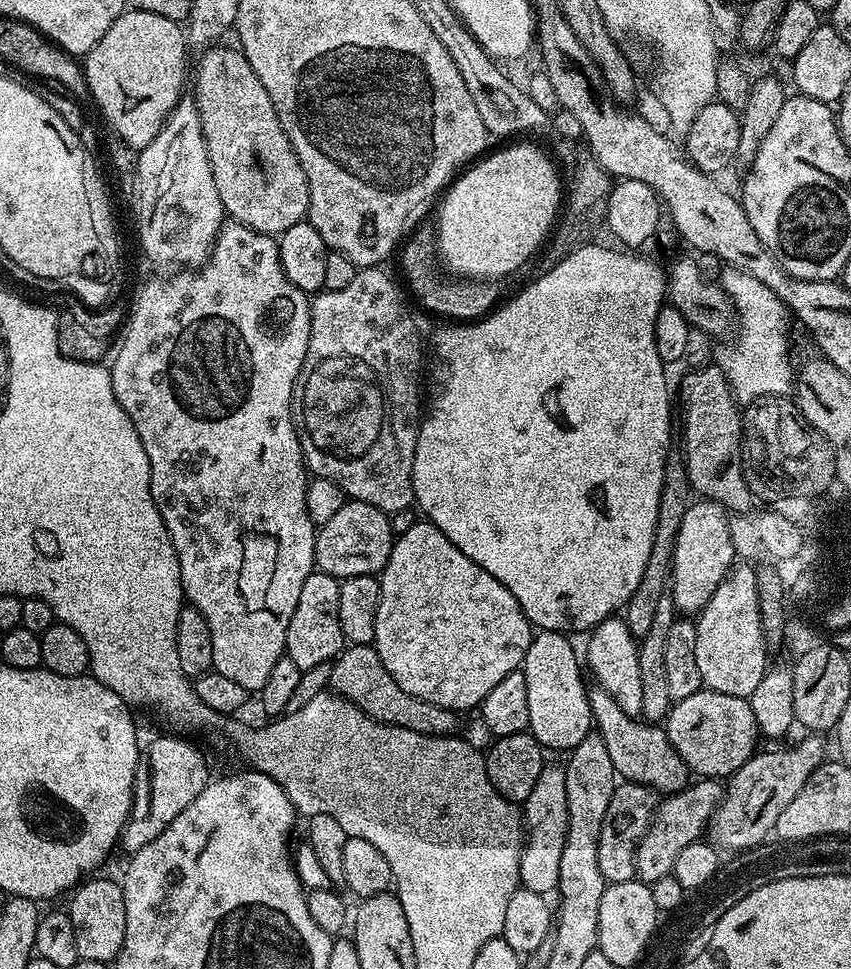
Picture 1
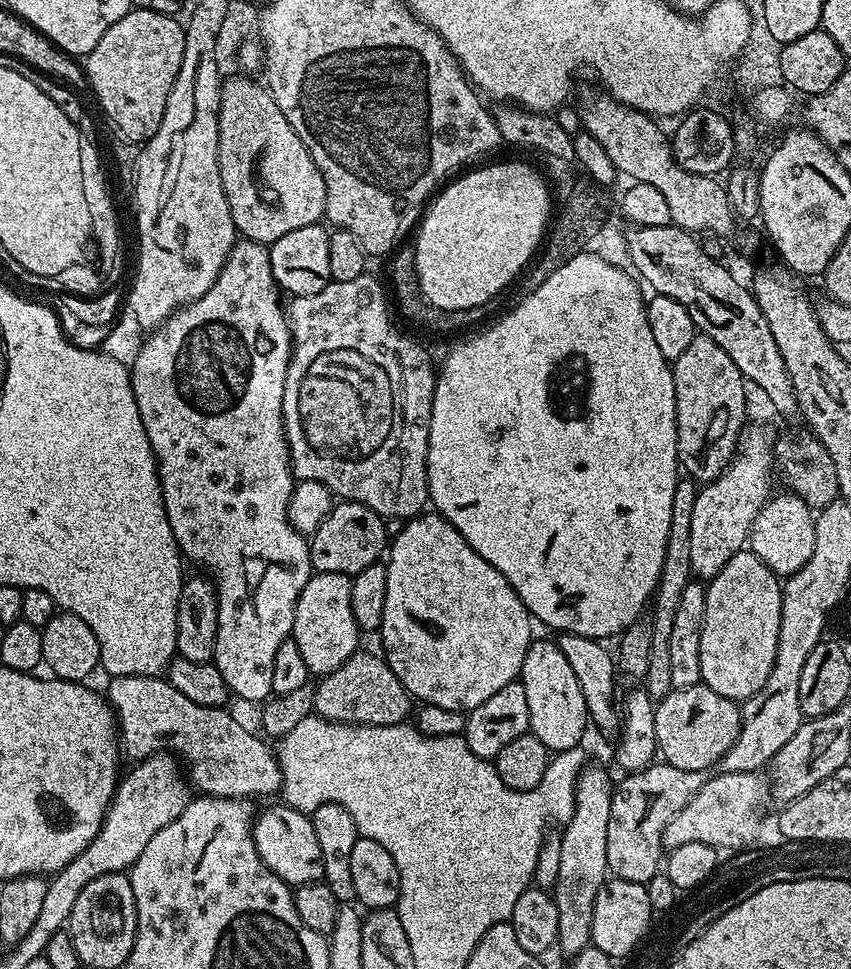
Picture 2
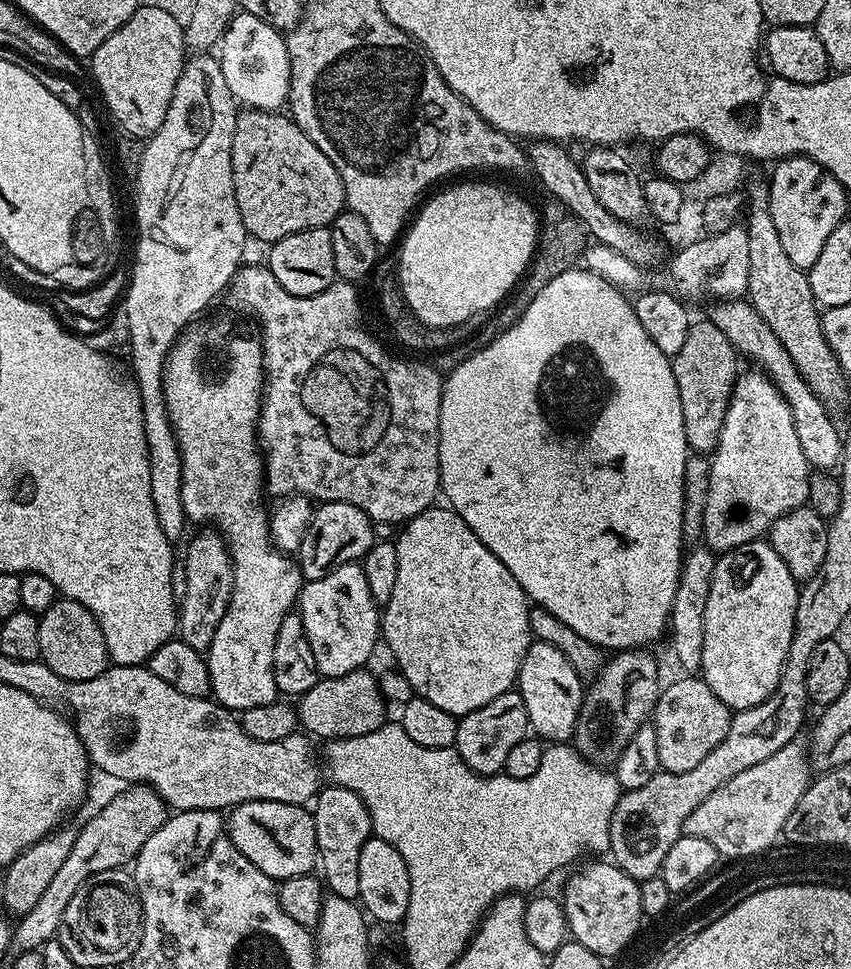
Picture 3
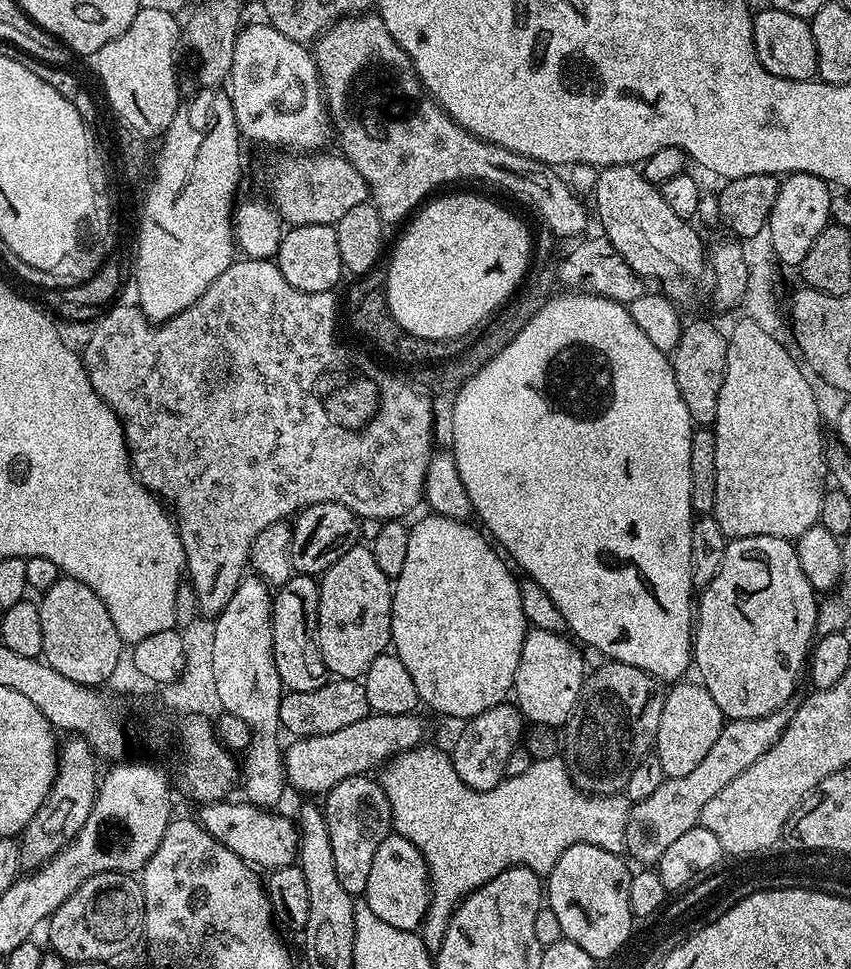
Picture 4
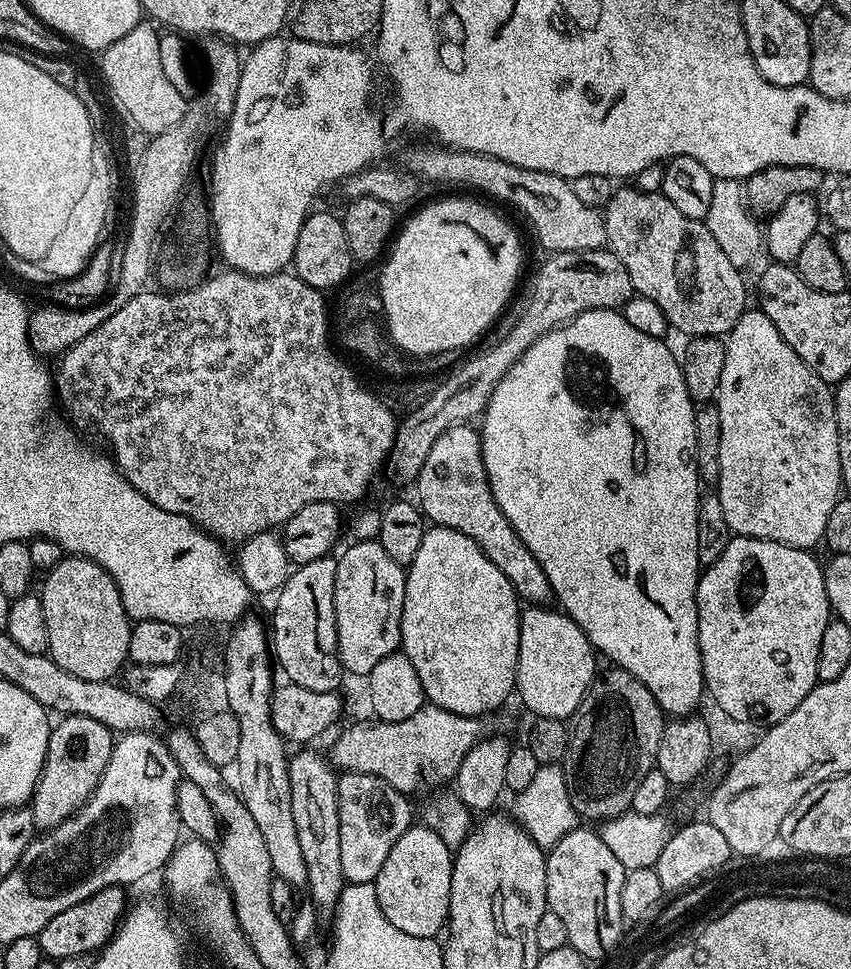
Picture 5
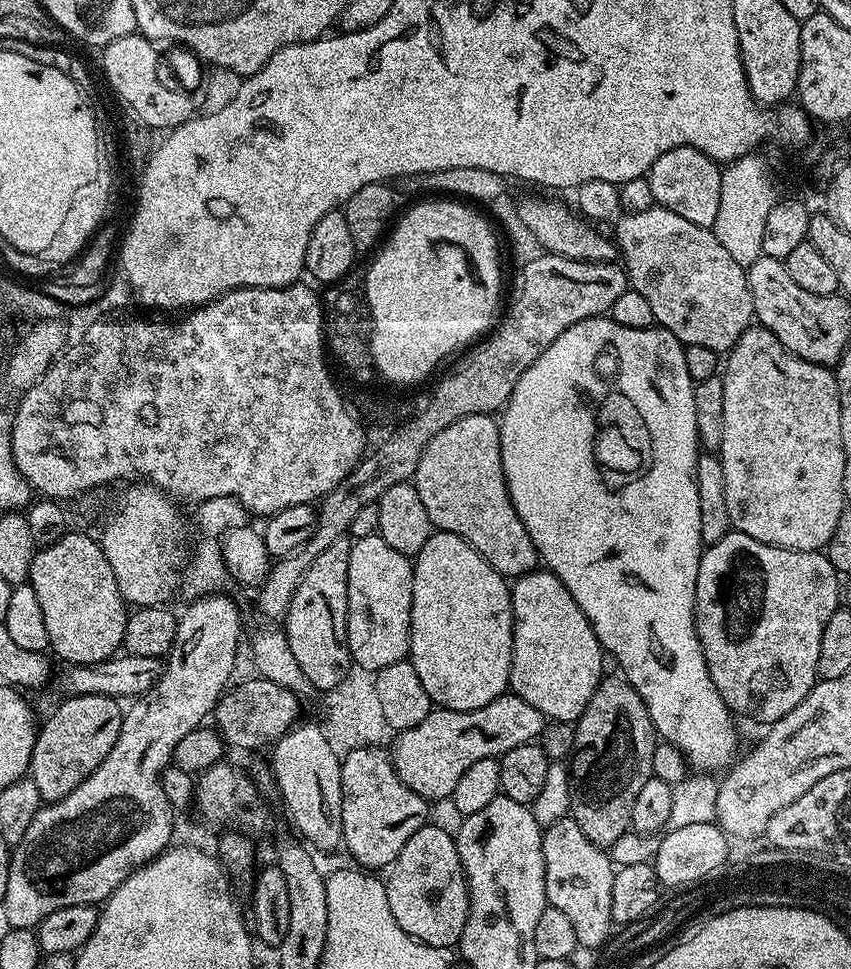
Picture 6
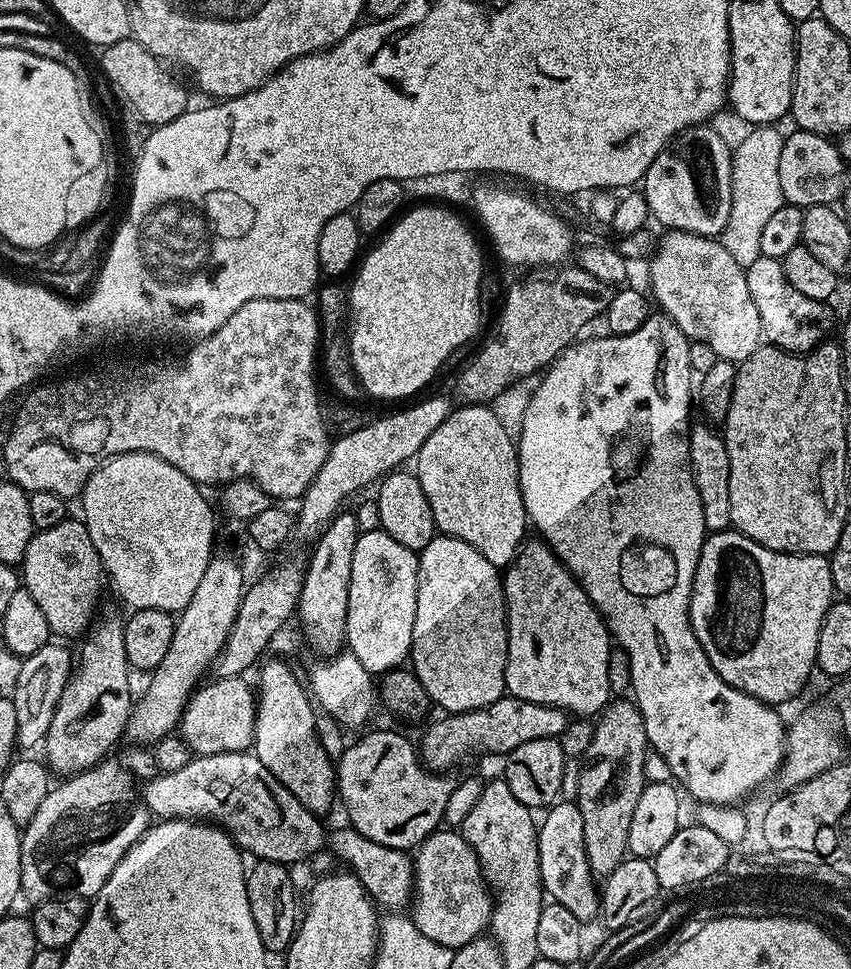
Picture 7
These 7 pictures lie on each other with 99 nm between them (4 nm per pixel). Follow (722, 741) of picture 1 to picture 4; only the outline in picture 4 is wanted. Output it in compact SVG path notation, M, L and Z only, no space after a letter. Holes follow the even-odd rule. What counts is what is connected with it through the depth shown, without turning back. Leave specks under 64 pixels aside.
M676 682L672 689L664 692L664 705L662 706L662 718L658 722L658 734L654 745L656 761L662 766L665 777L673 776L682 778L706 758L706 754L718 742L718 734L722 734L726 718L722 710L718 710L714 698L704 685L699 682L684 684Z

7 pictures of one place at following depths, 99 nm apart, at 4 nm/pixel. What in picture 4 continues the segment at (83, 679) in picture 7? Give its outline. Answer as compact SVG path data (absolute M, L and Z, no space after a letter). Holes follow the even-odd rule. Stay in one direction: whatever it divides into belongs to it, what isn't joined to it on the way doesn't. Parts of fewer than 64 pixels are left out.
M73 735L59 745L56 780L52 783L50 794L42 802L38 814L30 818L18 839L20 842L20 863L25 869L35 870L45 864L54 854L61 852L76 837L78 830L86 826L90 810L96 801L98 791L98 757L82 736Z

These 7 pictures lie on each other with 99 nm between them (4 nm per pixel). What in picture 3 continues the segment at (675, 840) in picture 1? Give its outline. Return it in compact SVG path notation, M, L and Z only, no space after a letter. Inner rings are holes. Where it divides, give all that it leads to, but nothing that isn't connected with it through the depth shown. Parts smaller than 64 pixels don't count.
M793 742L782 746L778 754L770 754L766 762L742 770L742 774L730 778L726 786L718 786L690 818L686 818L683 835L706 838L721 857L756 856L768 851L781 839L790 814L798 806L810 783L810 765L805 745Z

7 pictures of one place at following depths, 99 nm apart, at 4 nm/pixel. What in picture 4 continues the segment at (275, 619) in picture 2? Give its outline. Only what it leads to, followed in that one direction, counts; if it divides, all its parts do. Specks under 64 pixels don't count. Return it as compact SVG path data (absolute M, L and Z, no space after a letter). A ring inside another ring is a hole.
M255 574L245 575L240 581L238 590L220 615L214 620L214 683L218 686L219 701L223 711L234 714L252 728L252 741L247 752L242 756L242 788L247 803L259 808L276 810L284 800L284 788L289 787L288 778L284 771L285 749L280 748L280 698L282 685L278 678L278 670L274 666L274 646L272 645L272 601L274 592Z

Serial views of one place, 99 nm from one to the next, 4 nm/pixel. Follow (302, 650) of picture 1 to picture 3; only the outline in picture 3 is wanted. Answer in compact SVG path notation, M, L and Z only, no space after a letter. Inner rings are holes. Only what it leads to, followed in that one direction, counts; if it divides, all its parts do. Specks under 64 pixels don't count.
M363 563L343 564L326 574L326 578L314 578L307 581L300 589L298 615L302 618L302 626L306 638L310 642L310 651L314 653L316 671L321 677L341 676L365 667L376 648L376 640L382 636L382 612L370 594L370 586L366 583Z

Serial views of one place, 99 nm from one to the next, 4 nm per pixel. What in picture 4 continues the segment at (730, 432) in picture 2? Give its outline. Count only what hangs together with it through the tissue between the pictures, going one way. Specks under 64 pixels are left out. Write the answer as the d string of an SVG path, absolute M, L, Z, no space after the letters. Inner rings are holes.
M696 320L693 324L685 323L680 330L678 346L670 354L674 382L678 382L678 390L682 394L682 402L686 402L686 410L690 410L693 425L715 425L718 414L718 394L722 390L722 382L726 374L726 354L728 353L728 337L719 332L708 320Z

